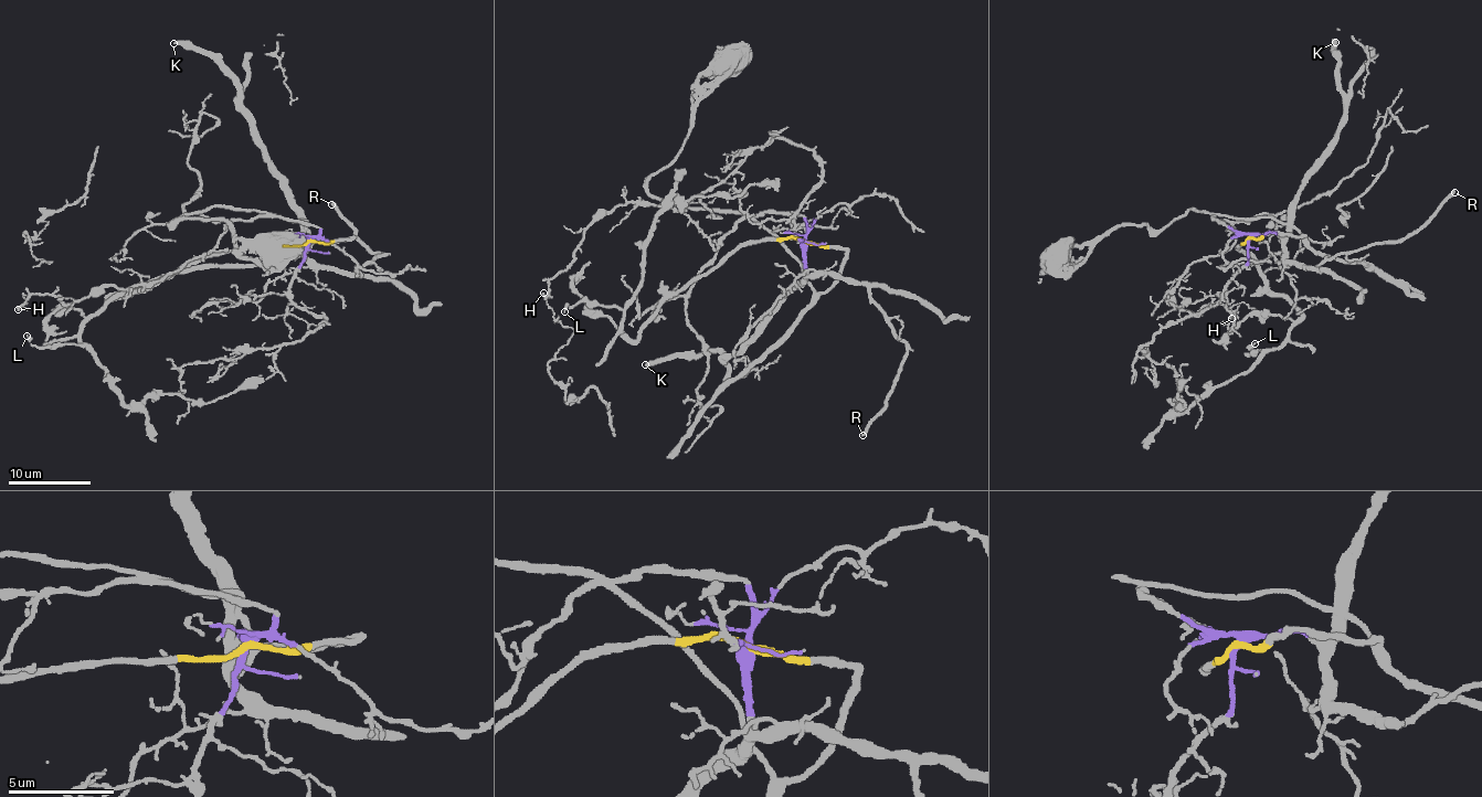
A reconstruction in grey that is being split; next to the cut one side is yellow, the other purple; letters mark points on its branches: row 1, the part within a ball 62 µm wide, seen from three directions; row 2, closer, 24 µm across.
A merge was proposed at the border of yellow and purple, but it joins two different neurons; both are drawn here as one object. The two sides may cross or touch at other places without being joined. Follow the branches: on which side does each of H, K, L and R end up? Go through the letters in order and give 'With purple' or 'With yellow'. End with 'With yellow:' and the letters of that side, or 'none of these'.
H: With purple
K: With purple
L: With yellow
R: With purple
With yellow: L

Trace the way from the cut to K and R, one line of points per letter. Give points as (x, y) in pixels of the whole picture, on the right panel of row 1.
K: (1249, 237), (1285, 231), (1290, 204), (1335, 137), (1345, 106), (1332, 51), (1334, 41)
R: (1249, 237), (1273, 233), (1287, 259), (1315, 268), (1375, 243), (1416, 233), (1454, 191)

